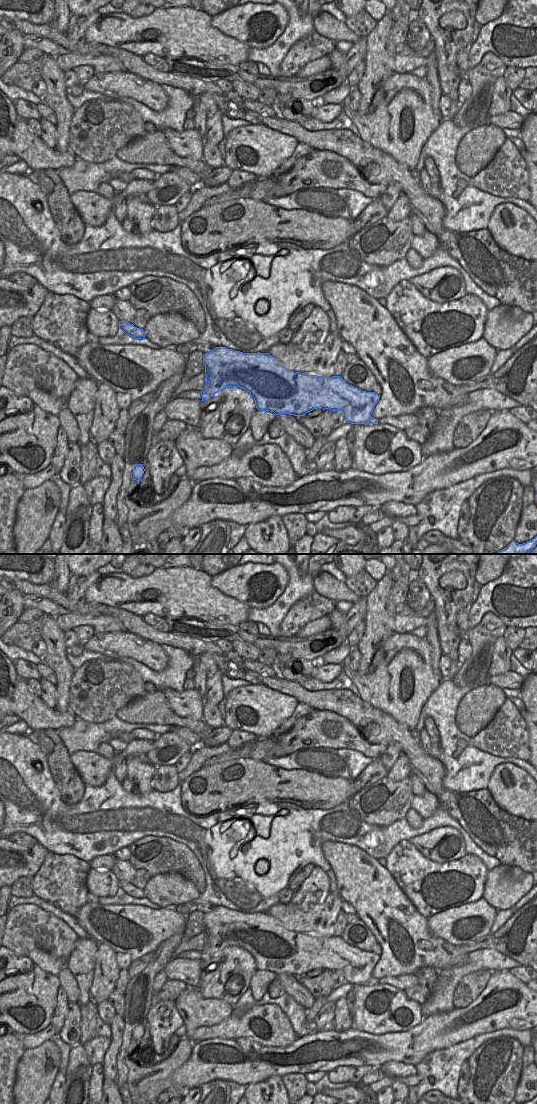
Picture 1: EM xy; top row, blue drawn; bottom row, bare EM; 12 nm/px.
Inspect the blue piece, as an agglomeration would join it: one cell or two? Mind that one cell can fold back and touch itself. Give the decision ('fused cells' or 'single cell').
single cell

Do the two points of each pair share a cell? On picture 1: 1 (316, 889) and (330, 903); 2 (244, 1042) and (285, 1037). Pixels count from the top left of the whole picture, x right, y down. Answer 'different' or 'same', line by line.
1: different
2: different

